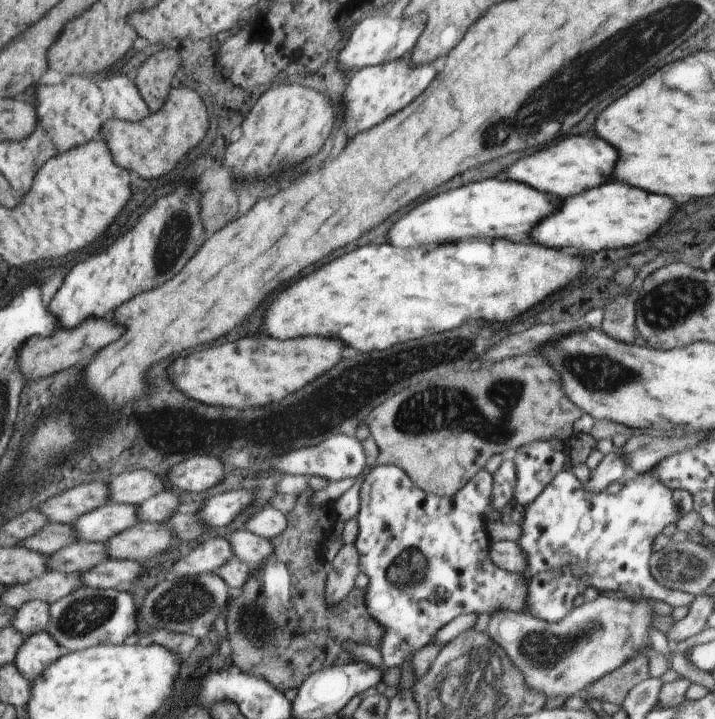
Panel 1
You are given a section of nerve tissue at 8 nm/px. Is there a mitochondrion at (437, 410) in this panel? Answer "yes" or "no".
yes

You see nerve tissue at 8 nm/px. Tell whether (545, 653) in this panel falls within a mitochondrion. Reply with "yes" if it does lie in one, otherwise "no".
yes

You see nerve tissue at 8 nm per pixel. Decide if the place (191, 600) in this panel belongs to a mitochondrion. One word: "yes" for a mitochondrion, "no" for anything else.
yes

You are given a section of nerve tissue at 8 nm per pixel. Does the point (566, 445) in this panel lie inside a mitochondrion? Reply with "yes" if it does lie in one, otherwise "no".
no

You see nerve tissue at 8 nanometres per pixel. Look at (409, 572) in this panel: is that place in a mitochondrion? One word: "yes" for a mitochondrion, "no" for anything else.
yes

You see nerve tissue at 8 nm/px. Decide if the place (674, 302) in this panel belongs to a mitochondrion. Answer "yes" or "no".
yes

